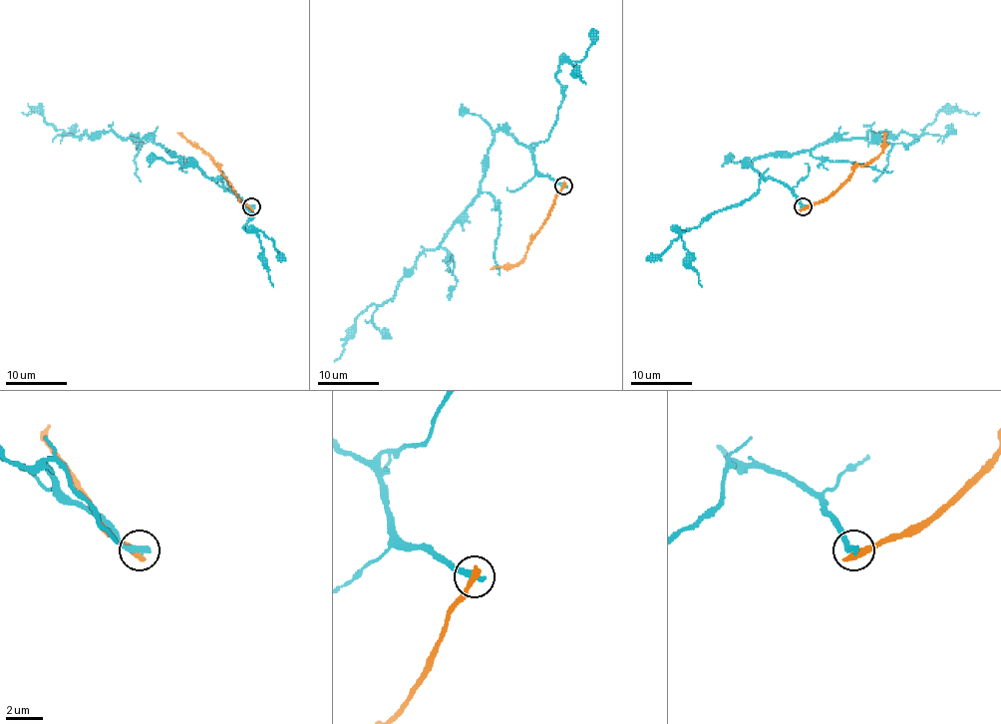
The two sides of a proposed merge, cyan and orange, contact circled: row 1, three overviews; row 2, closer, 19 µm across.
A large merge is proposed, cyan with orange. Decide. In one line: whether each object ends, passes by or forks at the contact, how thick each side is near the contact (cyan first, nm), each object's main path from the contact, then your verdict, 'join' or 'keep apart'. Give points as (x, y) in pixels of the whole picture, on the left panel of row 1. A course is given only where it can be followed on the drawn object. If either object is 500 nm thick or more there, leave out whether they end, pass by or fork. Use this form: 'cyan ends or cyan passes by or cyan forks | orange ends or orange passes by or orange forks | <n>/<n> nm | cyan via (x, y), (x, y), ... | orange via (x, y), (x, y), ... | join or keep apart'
cyan ends | orange ends | 360/360 nm | cyan via (251, 206), (219, 179), (185, 165), (163, 145), (111, 131), (70, 136), (45, 120), (42, 111), (22, 113) | orange via (250, 206), (239, 198), (217, 165), (177, 133) | keep apart

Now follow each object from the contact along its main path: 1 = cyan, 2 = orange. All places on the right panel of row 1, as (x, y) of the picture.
1: (804, 206), (787, 186), (748, 165), (865, 139), (869, 131), (920, 136), (940, 111), (979, 113)
2: (804, 206), (827, 198), (858, 165), (872, 161), (882, 151), (886, 133)

